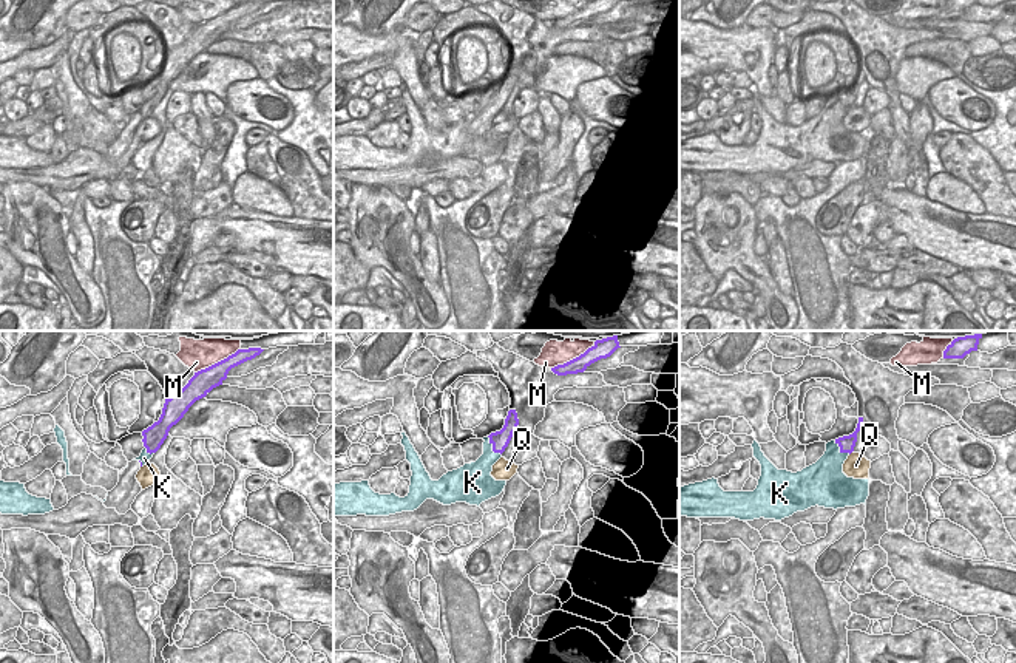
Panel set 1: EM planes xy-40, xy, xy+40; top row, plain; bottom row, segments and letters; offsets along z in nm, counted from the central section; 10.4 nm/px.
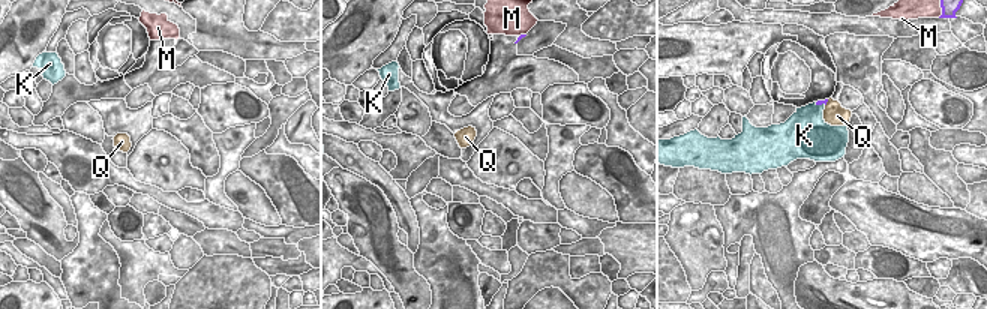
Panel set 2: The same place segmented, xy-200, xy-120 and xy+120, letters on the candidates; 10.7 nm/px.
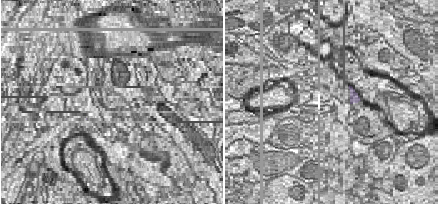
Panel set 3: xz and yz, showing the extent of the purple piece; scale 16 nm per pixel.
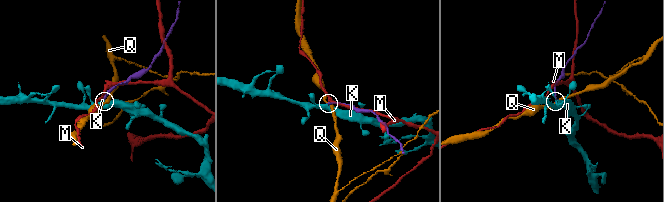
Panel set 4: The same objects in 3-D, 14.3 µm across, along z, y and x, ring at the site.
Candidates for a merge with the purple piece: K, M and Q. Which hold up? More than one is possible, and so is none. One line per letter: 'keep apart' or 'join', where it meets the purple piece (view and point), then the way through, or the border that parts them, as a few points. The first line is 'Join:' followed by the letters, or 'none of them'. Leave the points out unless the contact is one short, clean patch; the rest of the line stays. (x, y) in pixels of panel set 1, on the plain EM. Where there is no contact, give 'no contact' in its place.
Join: none of them
K: keep apart; contact xy (493, 101); border xy (487, 90), (491, 102), (501, 108)
M: keep apart; contact xy-40 (218, 16)
Q: keep apart; contact xy+40 (851, 105)

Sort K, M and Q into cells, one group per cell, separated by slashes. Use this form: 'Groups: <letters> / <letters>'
Groups: K / M / Q

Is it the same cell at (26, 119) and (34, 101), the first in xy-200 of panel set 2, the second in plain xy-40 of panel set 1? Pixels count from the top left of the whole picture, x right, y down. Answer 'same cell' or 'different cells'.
different cells

